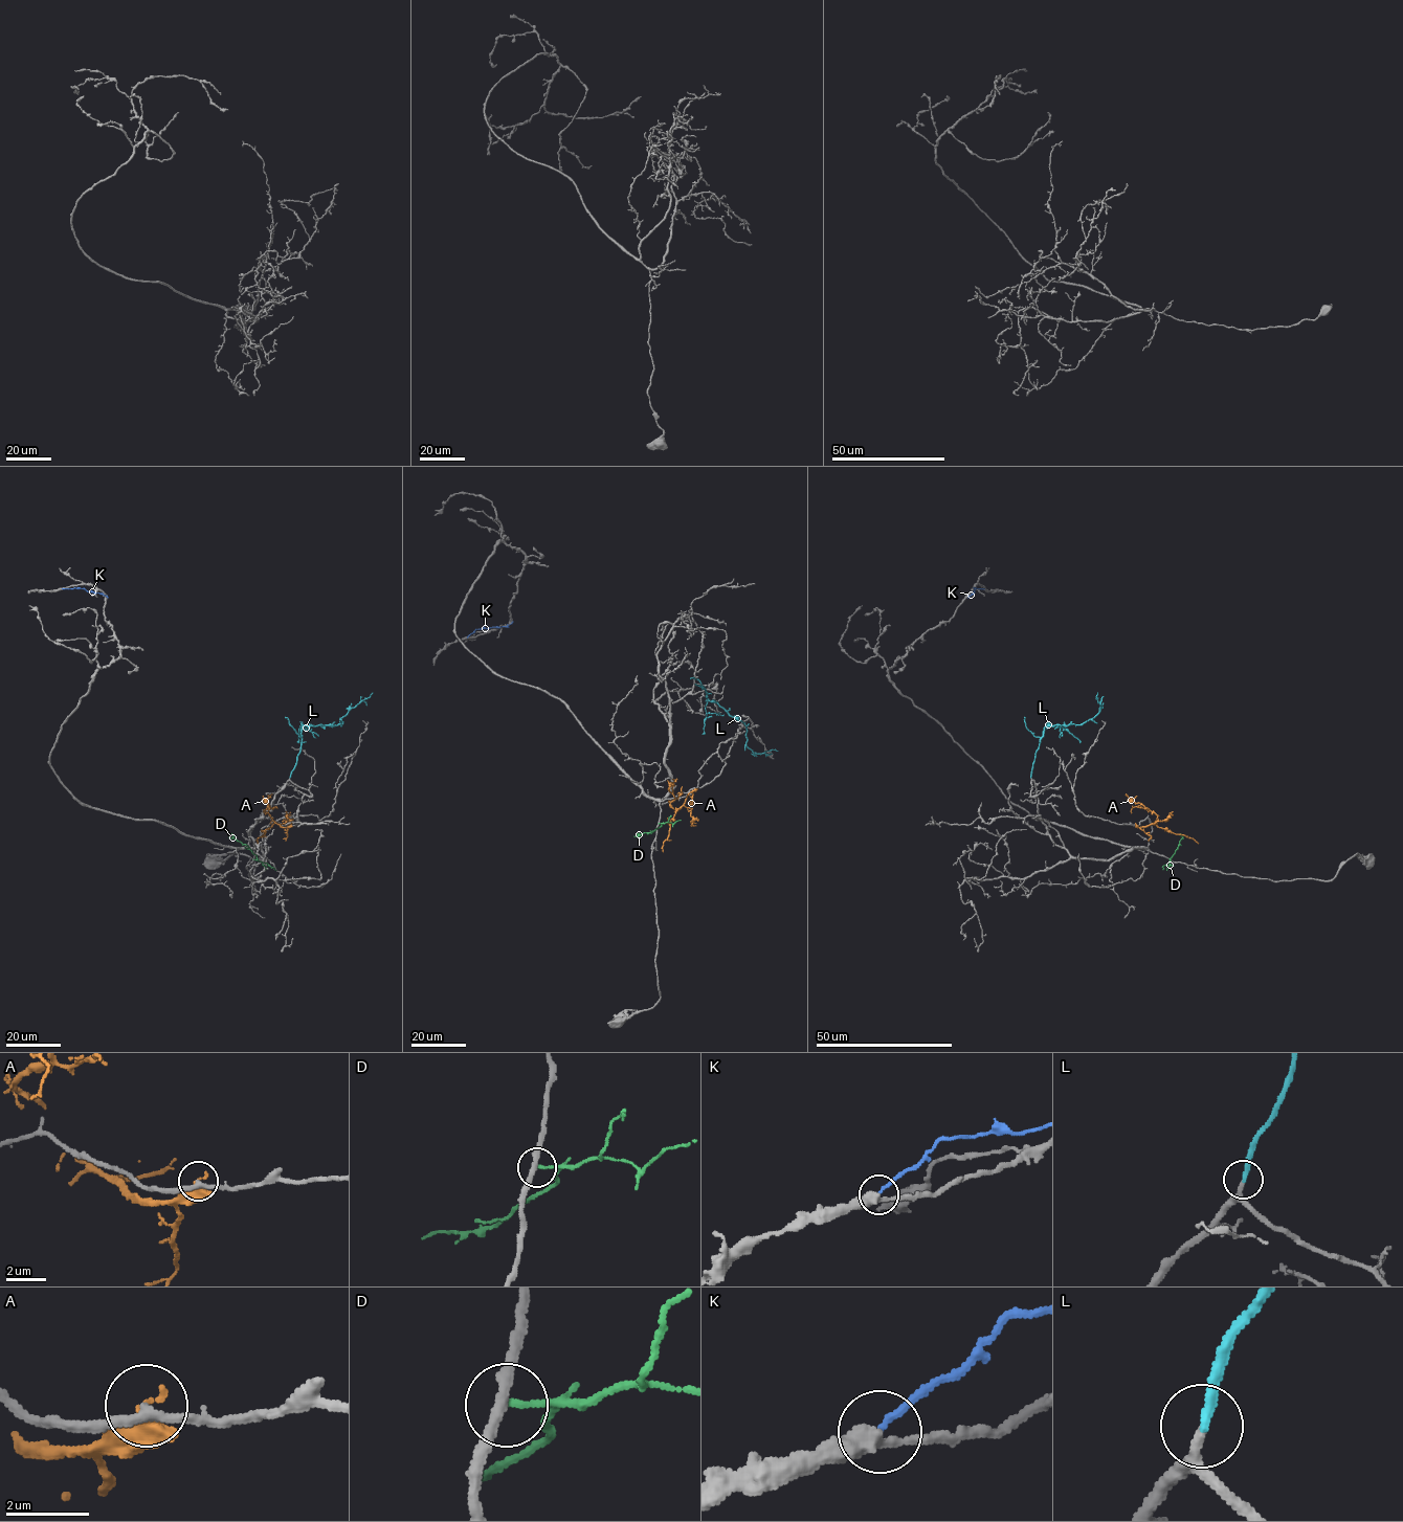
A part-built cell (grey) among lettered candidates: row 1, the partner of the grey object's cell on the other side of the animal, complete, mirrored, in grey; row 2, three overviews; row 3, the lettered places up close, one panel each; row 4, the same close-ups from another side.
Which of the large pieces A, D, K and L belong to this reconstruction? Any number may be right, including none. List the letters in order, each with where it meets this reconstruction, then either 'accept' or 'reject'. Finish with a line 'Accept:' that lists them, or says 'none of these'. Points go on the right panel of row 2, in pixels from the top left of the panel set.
A: (1135, 824) | reject
D: (1171, 859) | reject
K: (983, 588) | reject
L: (1030, 777) | accept
Accept: L

